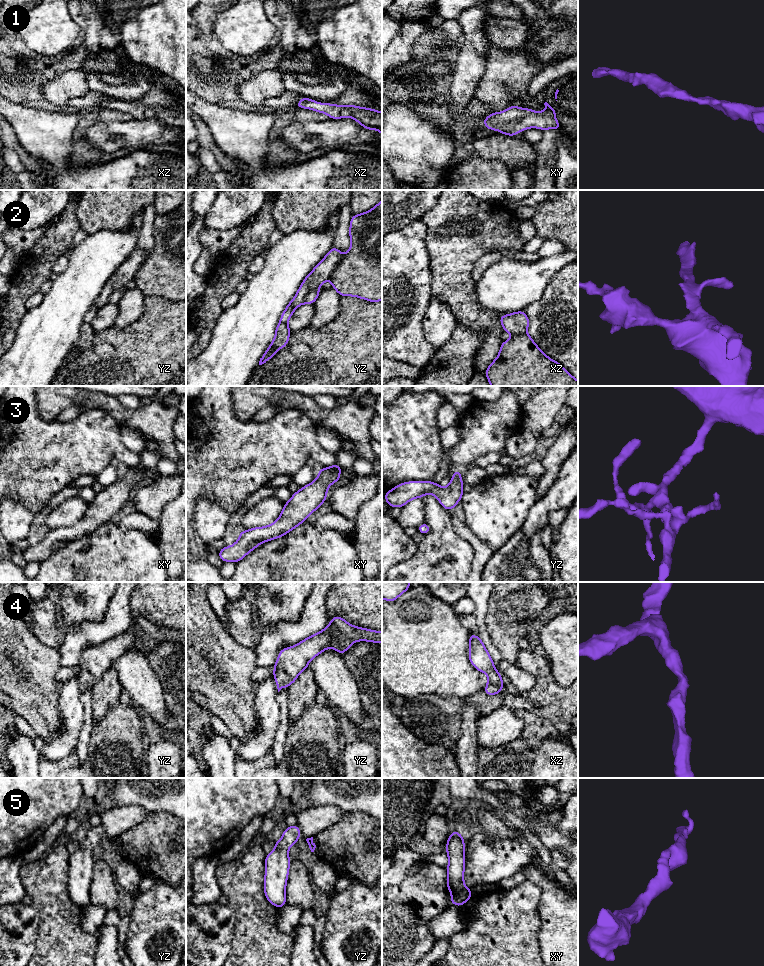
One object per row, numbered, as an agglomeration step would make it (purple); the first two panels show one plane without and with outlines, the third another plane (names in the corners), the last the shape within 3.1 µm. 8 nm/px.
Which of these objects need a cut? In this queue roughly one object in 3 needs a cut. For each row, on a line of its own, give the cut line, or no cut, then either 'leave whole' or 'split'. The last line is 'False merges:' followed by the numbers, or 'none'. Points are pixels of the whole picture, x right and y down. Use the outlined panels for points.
1: cut none; leave whole
2: cut none; leave whole
3: cut none; leave whole
4: cut none; leave whole
5: cut none; leave whole
False merges: none

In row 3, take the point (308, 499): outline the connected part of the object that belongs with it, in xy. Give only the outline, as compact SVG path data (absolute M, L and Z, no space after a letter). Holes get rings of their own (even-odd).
M336 463L331 467L319 469L318 477L312 483L293 493L274 523L241 531L236 543L218 551L220 559L224 563L238 563L258 545L282 537L305 522L327 499L328 487L342 478L340 472L342 469Z

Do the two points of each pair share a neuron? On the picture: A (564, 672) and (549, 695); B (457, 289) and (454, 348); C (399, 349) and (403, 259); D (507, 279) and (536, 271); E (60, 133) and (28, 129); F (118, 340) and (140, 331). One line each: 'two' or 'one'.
A: two
B: two
C: one
D: one
E: one
F: one

